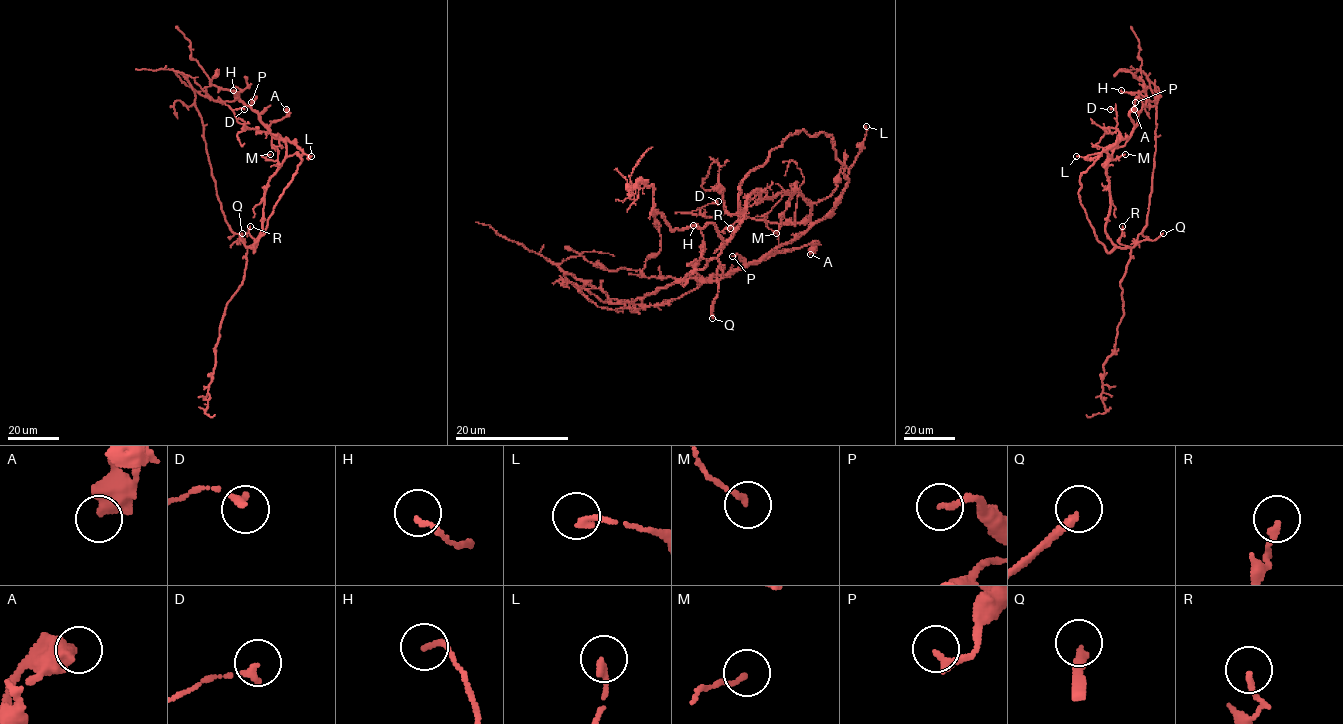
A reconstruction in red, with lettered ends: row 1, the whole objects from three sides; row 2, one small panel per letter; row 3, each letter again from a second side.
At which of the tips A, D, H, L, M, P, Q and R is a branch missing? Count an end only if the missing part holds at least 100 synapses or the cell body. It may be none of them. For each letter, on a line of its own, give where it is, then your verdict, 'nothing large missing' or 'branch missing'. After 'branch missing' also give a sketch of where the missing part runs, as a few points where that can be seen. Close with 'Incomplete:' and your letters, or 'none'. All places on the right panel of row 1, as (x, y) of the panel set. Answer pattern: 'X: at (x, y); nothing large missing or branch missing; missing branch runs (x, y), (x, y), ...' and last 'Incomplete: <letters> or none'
A: at (1134, 109); nothing large missing
D: at (1110, 109); nothing large missing
H: at (1121, 90); nothing large missing
L: at (1076, 156); nothing large missing
M: at (1125, 154); nothing large missing
P: at (1135, 102); nothing large missing
Q: at (1163, 233); branch missing; missing branch runs (1163, 233), (1177, 221), (1176, 202), (1166, 172), (1165, 124), (1188, 90)
R: at (1122, 226); nothing large missing
Incomplete: Q

